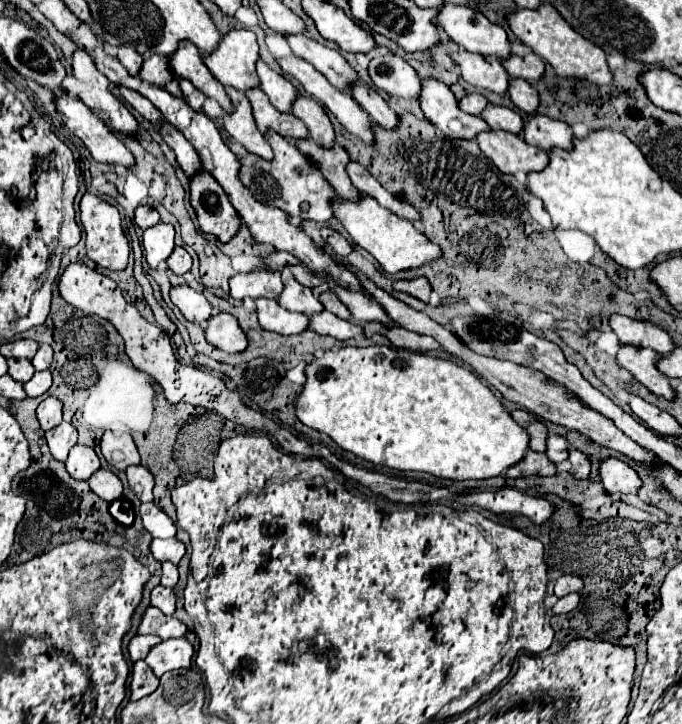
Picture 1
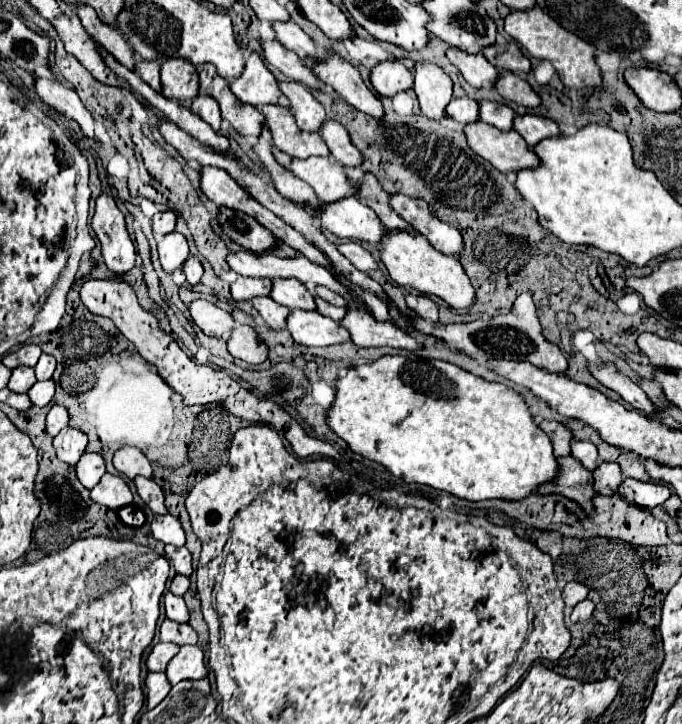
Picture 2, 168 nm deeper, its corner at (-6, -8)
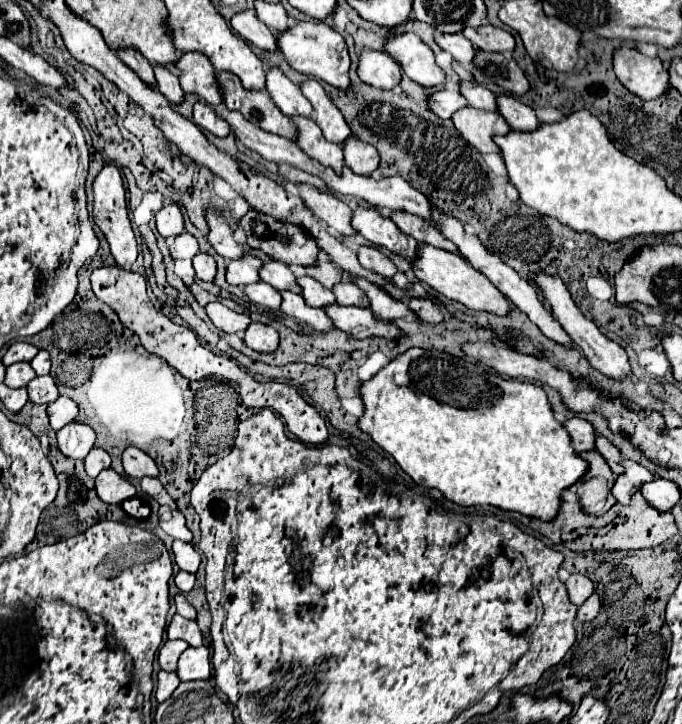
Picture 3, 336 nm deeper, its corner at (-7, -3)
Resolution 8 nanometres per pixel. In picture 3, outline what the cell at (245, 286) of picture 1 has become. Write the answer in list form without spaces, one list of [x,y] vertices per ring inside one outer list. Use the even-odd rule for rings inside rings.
[[[245,253],[241,259],[229,261],[227,265],[227,281],[231,285],[249,285],[259,281],[259,269],[263,261],[251,253]]]

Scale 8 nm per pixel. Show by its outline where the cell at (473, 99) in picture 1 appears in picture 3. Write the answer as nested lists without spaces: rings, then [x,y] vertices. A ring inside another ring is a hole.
[[[439,89],[439,91],[433,91],[431,95],[427,95],[427,109],[441,119],[451,119],[451,115],[465,105],[467,105],[467,101],[465,101],[465,97],[461,97],[459,91]]]

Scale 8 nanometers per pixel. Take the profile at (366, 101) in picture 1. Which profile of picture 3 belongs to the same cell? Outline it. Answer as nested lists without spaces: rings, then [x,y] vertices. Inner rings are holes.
[[[293,21],[287,31],[281,31],[277,35],[277,47],[285,55],[287,63],[303,73],[303,75],[313,75],[315,79],[327,81],[329,85],[337,89],[347,89],[349,87],[349,51],[347,43],[341,33],[333,31],[325,21]]]

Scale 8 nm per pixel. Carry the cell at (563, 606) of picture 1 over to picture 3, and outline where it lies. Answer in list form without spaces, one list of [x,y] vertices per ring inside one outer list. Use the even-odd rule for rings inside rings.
[[[593,593],[593,595],[591,595],[591,597],[589,597],[581,607],[579,607],[579,611],[577,611],[577,619],[579,619],[581,623],[591,621],[591,619],[595,619],[595,617],[597,617],[599,609],[601,609],[599,595],[597,595],[597,593]]]

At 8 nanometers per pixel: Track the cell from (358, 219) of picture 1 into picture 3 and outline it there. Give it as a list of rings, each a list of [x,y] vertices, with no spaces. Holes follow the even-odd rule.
[[[421,245],[419,249],[419,259],[413,261],[413,271],[419,281],[431,285],[437,293],[445,295],[451,301],[463,303],[471,311],[487,311],[495,315],[509,315],[513,311],[513,303],[477,269],[467,265],[467,261],[455,253],[435,249],[431,245]]]

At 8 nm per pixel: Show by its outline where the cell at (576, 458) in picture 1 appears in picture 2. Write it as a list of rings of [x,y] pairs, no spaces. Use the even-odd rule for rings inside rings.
[[[616,462],[598,464],[596,470],[592,472],[592,476],[594,476],[594,492],[604,494],[604,496],[614,494],[618,484],[622,482],[622,472]]]

